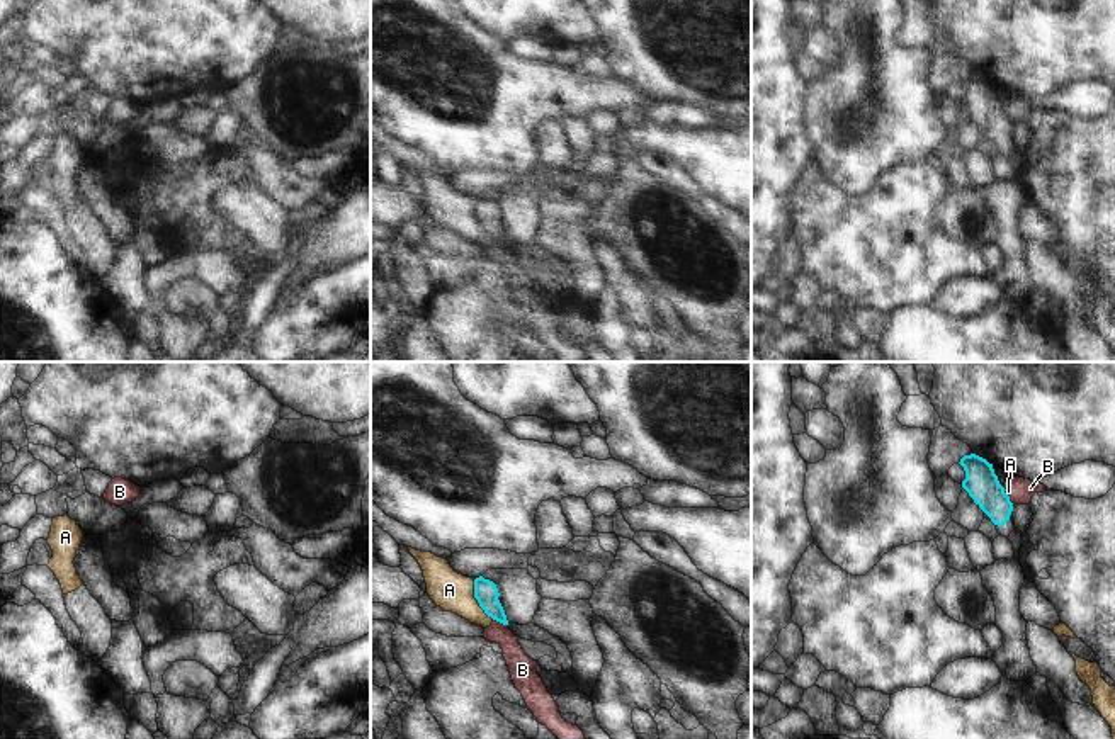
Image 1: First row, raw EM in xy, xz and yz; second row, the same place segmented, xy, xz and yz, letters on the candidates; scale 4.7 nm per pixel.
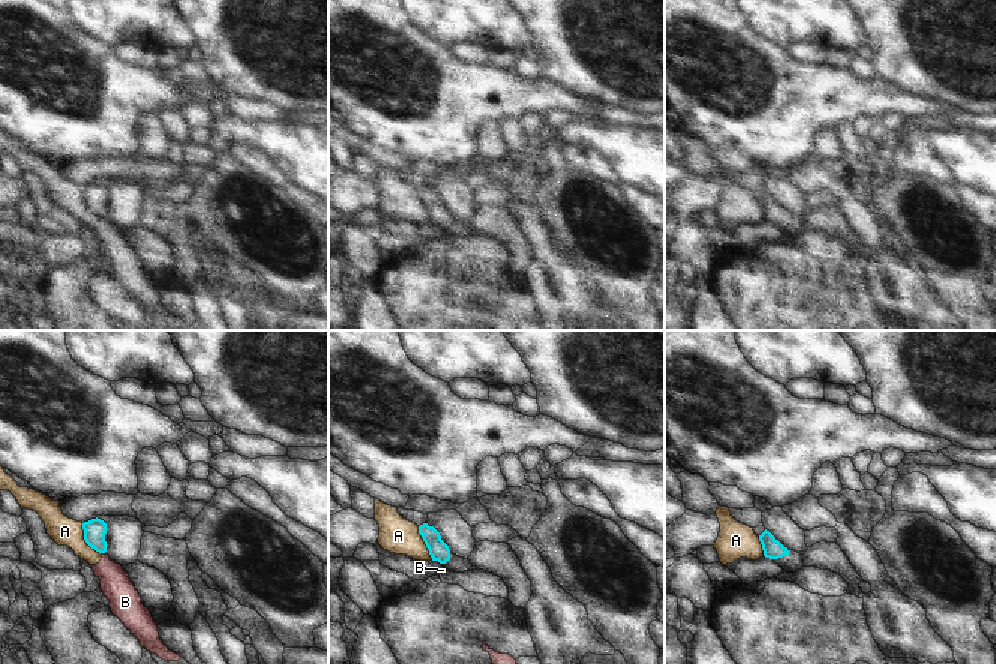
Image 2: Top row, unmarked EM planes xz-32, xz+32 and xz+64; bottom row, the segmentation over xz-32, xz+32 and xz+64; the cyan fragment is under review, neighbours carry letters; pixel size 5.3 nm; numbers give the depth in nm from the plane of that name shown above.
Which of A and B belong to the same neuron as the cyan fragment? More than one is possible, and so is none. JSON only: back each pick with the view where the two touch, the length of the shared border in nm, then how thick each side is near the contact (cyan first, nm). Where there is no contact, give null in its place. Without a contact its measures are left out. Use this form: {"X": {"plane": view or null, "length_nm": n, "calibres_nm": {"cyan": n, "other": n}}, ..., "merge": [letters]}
{"merge": []}

